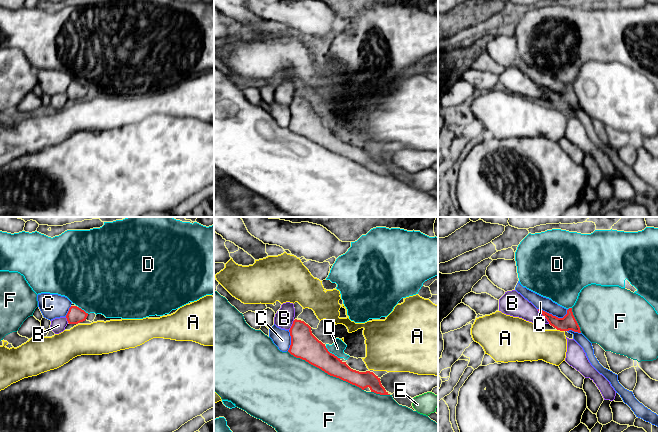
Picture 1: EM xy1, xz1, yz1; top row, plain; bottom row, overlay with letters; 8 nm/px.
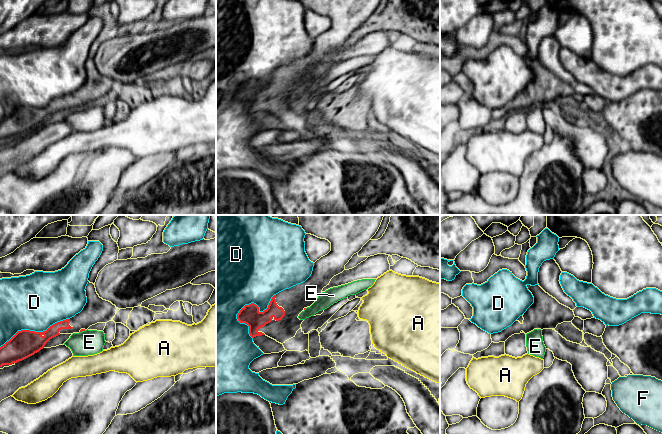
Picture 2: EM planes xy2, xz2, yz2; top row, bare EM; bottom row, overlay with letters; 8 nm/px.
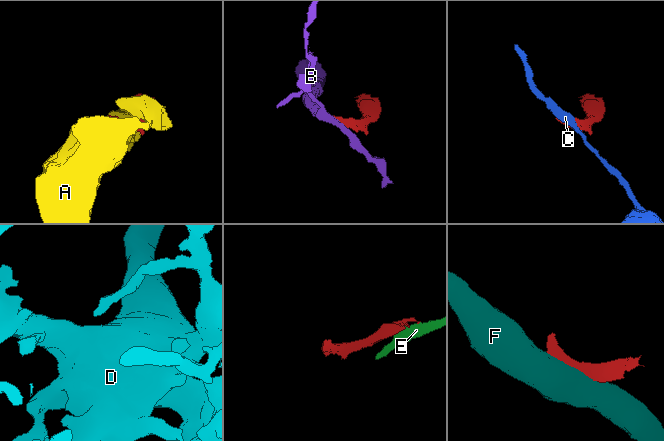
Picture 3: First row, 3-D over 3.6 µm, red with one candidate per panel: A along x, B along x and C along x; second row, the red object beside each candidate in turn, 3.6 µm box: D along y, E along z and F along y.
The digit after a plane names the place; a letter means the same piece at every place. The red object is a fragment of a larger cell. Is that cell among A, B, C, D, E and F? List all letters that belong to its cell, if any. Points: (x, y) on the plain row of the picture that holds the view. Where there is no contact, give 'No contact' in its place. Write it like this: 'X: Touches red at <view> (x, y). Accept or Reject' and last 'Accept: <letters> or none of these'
A: Touches red at yz1 (560, 106). Reject
B: Touches red at yz1 (543, 91). Reject
C: Touches red at yz1 (554, 92). Reject
D: Touches red at xz2 (245, 81). Reject
E: Touches red at xy2 (82, 106). Reject
F: Touches red at xz1 (325, 148). Reject
Accept: none of these

